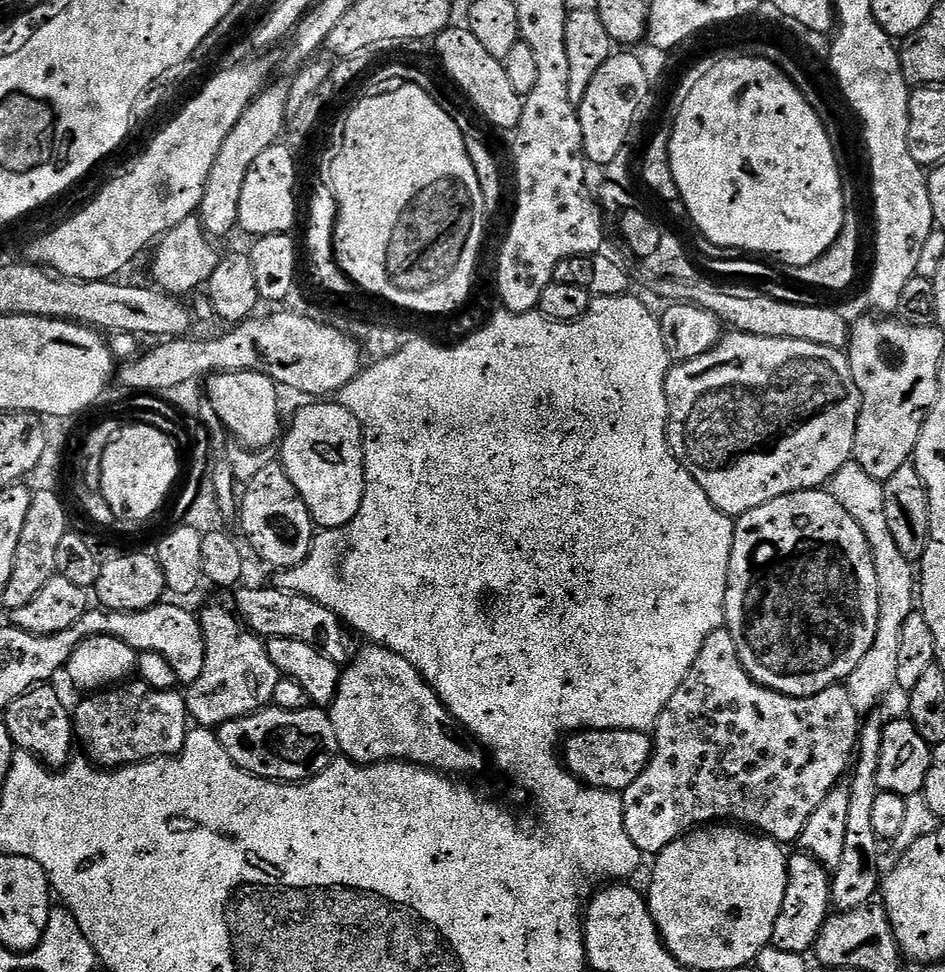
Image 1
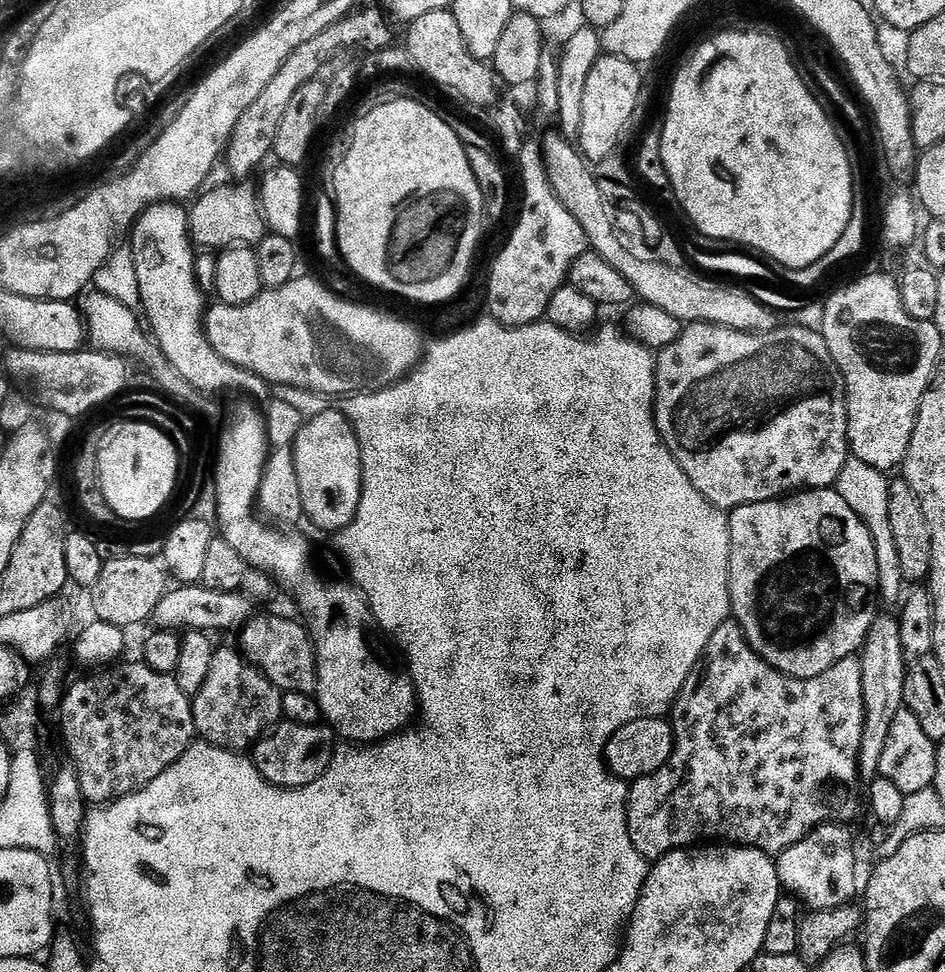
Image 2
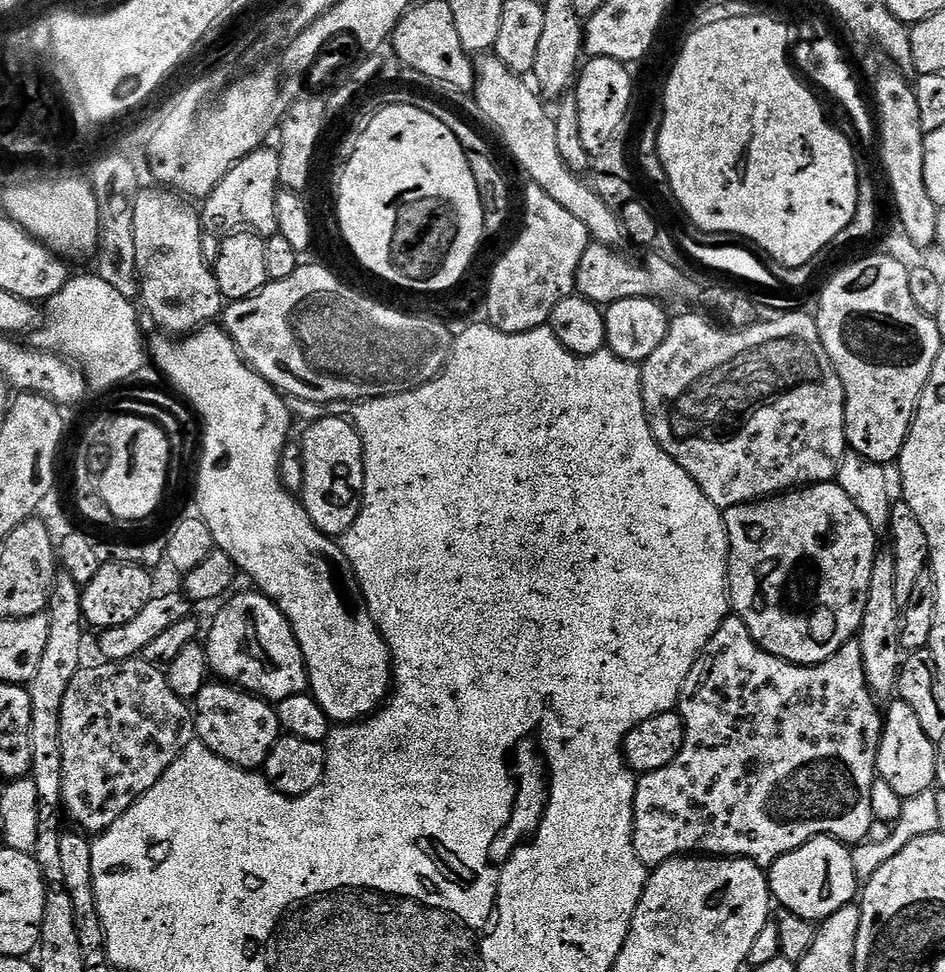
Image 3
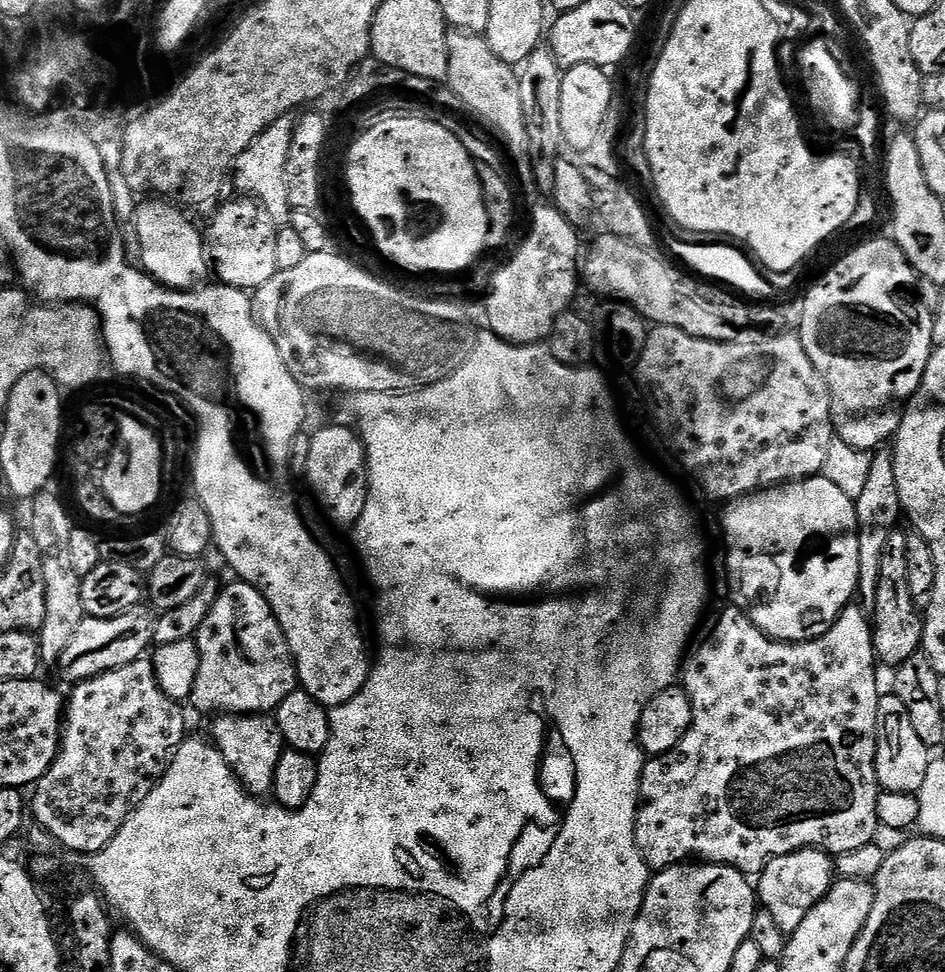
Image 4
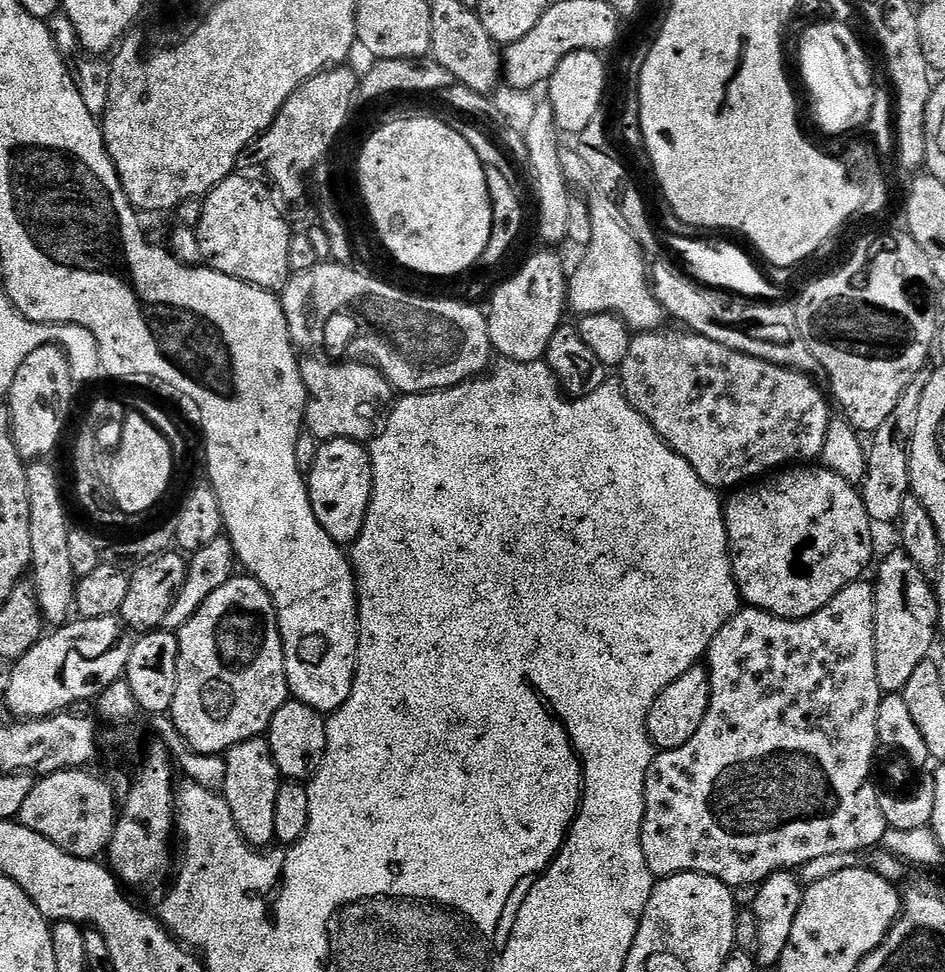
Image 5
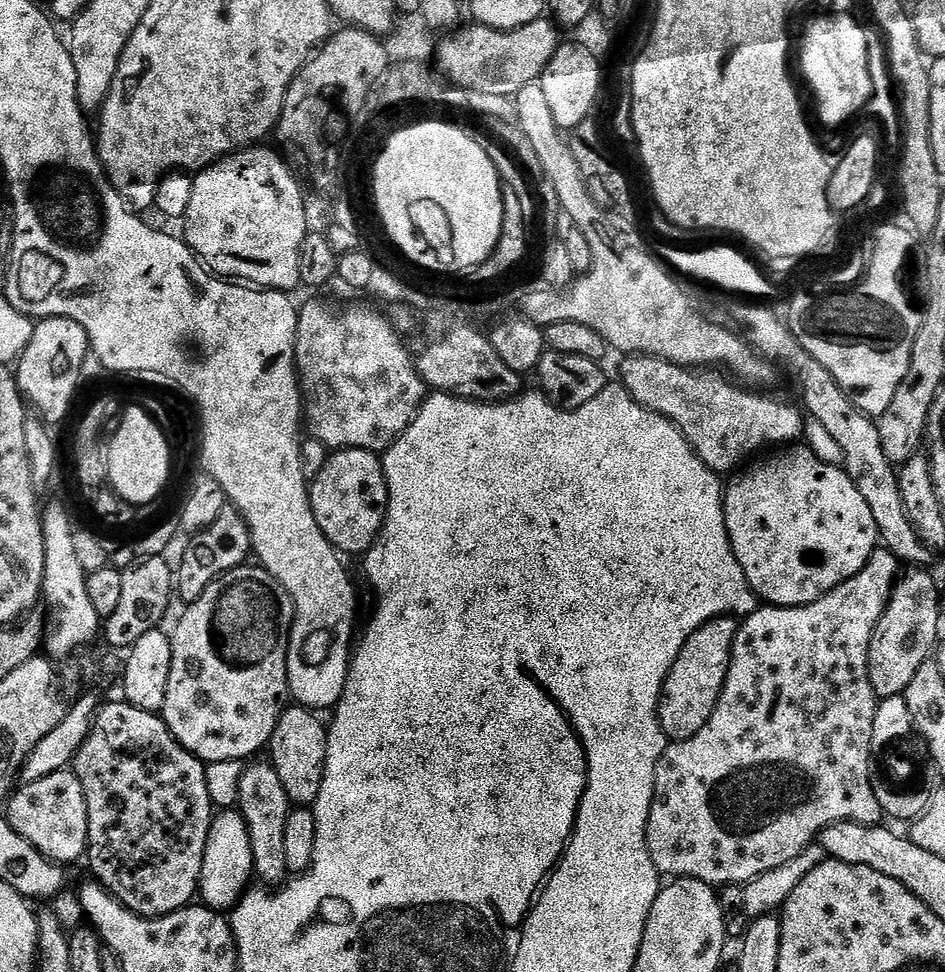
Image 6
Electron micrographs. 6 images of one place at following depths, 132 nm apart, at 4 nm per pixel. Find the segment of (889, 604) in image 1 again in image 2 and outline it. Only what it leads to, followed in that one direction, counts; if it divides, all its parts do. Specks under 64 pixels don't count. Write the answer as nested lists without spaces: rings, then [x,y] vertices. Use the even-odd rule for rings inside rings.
[[[849,455],[846,466],[842,466],[842,474],[838,474],[834,485],[836,493],[846,498],[846,506],[858,514],[860,521],[870,530],[870,538],[874,538],[874,554],[878,554],[878,586],[879,599],[893,606],[901,603],[906,592],[906,581],[902,574],[902,565],[898,559],[898,546],[894,543],[894,533],[890,526],[890,490],[889,477],[879,472],[874,466],[866,466],[857,456]]]

